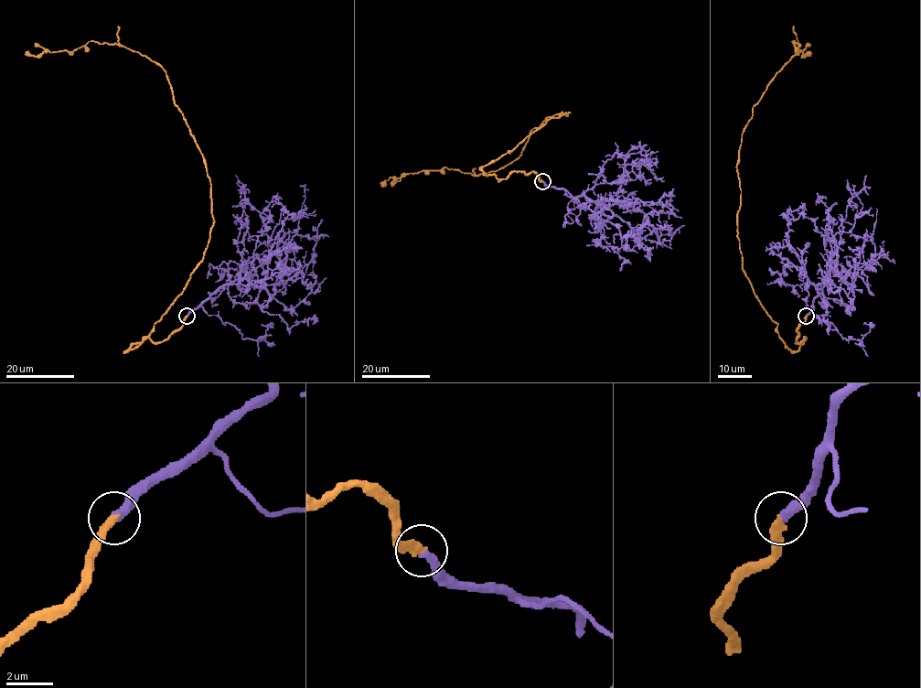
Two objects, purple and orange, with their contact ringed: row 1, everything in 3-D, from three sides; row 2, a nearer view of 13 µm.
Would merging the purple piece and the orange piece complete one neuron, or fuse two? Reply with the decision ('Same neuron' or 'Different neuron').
Same neuron

